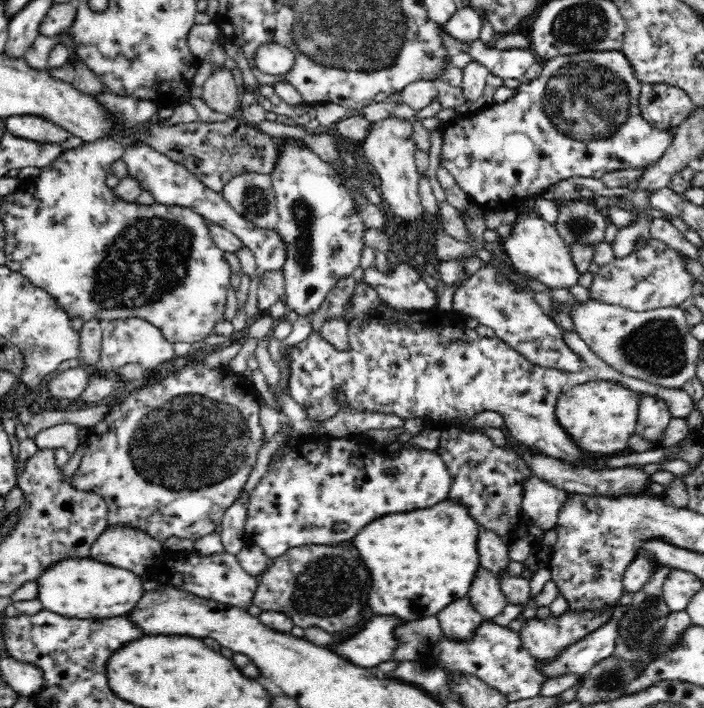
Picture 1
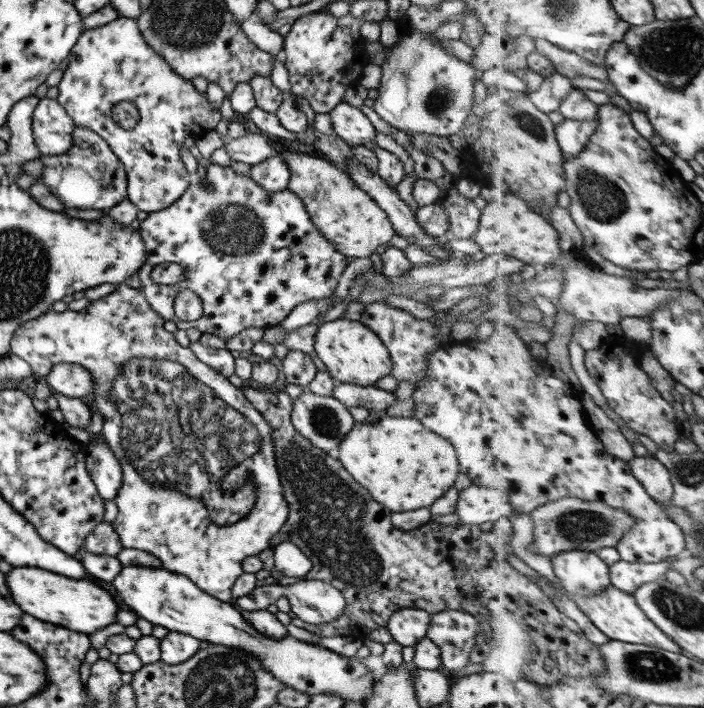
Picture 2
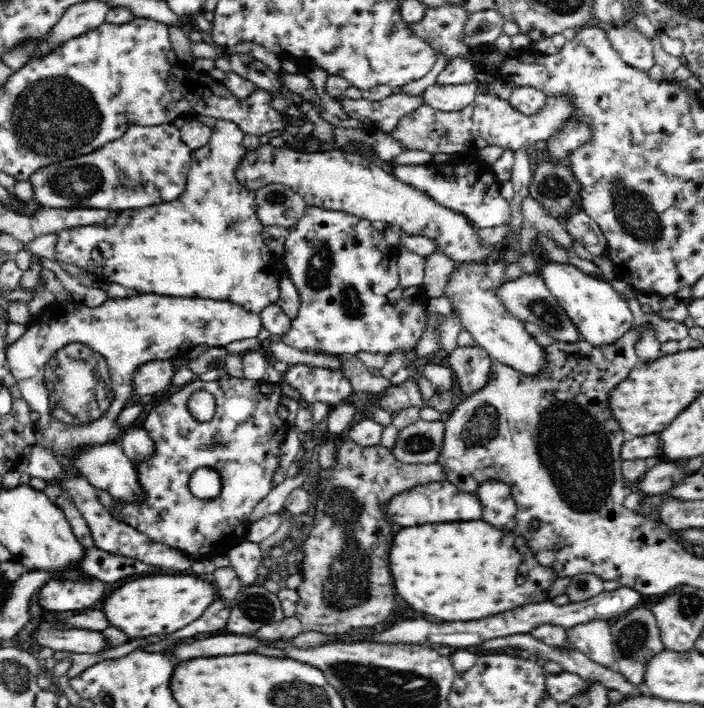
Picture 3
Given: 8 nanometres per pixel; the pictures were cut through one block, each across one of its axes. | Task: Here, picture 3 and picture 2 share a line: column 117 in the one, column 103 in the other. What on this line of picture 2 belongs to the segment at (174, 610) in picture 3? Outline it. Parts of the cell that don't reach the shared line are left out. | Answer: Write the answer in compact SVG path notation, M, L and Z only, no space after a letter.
M22 566L22 568L12 567L12 570L6 574L6 582L14 602L26 614L40 618L44 622L89 635L116 622L114 616L119 611L118 604L110 592L92 584L92 579L70 580L60 574L52 574L50 570Z

